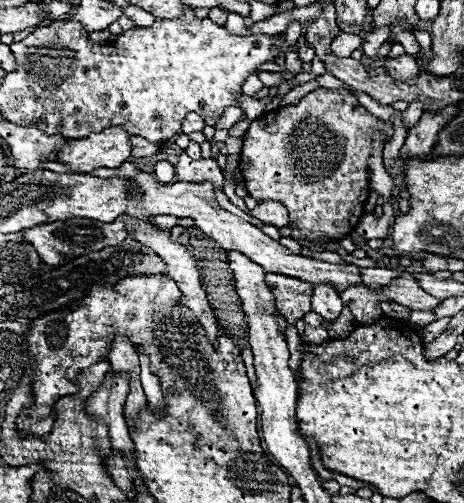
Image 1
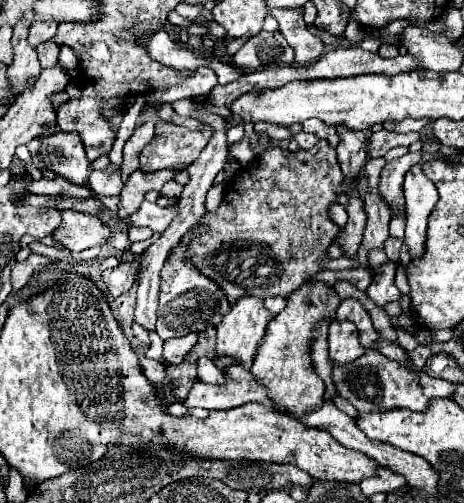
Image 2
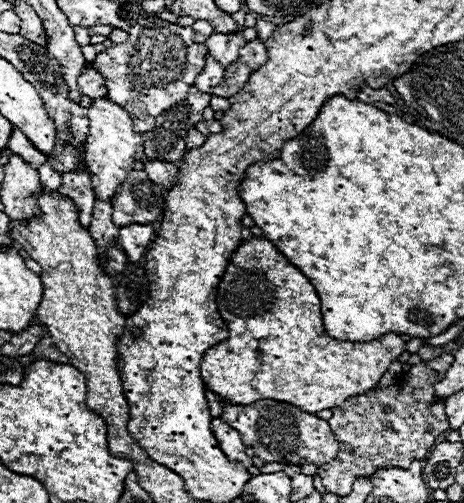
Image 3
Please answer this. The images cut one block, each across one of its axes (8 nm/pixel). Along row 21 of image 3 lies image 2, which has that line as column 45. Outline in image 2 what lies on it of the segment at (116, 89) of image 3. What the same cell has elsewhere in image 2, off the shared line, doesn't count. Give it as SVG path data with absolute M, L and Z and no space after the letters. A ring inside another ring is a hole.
M58 132L42 140L40 156L48 168L72 184L88 184L90 164L78 134Z

